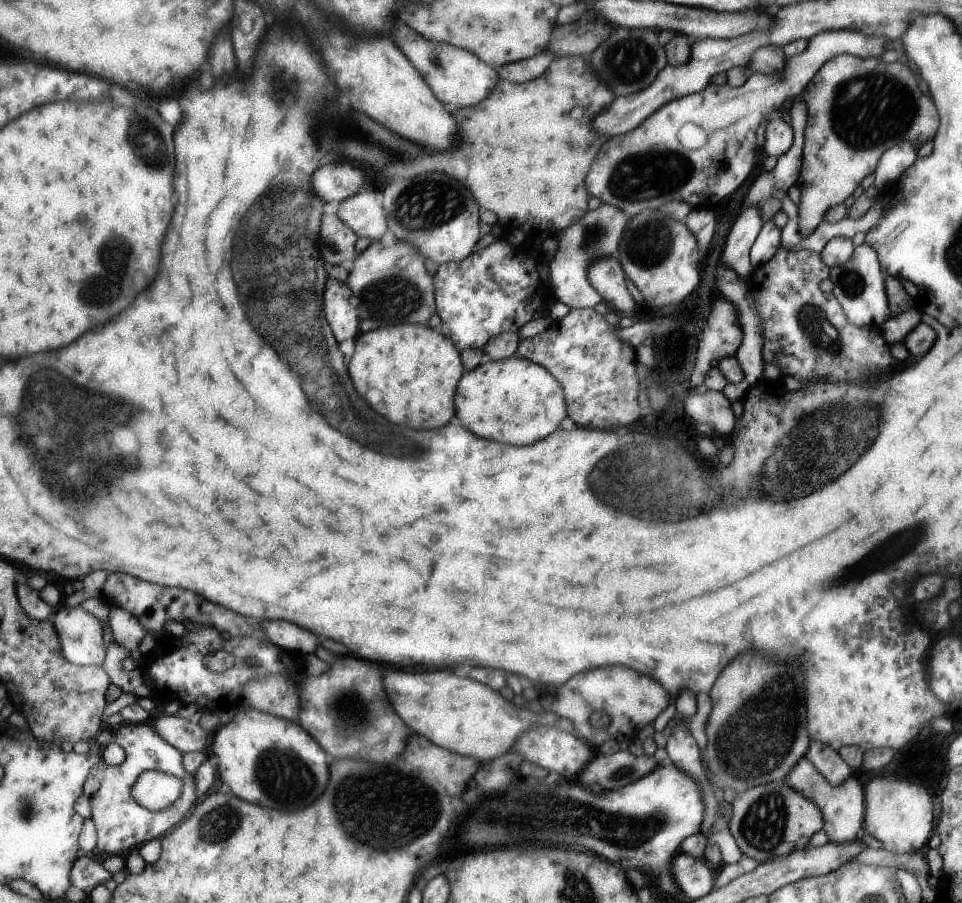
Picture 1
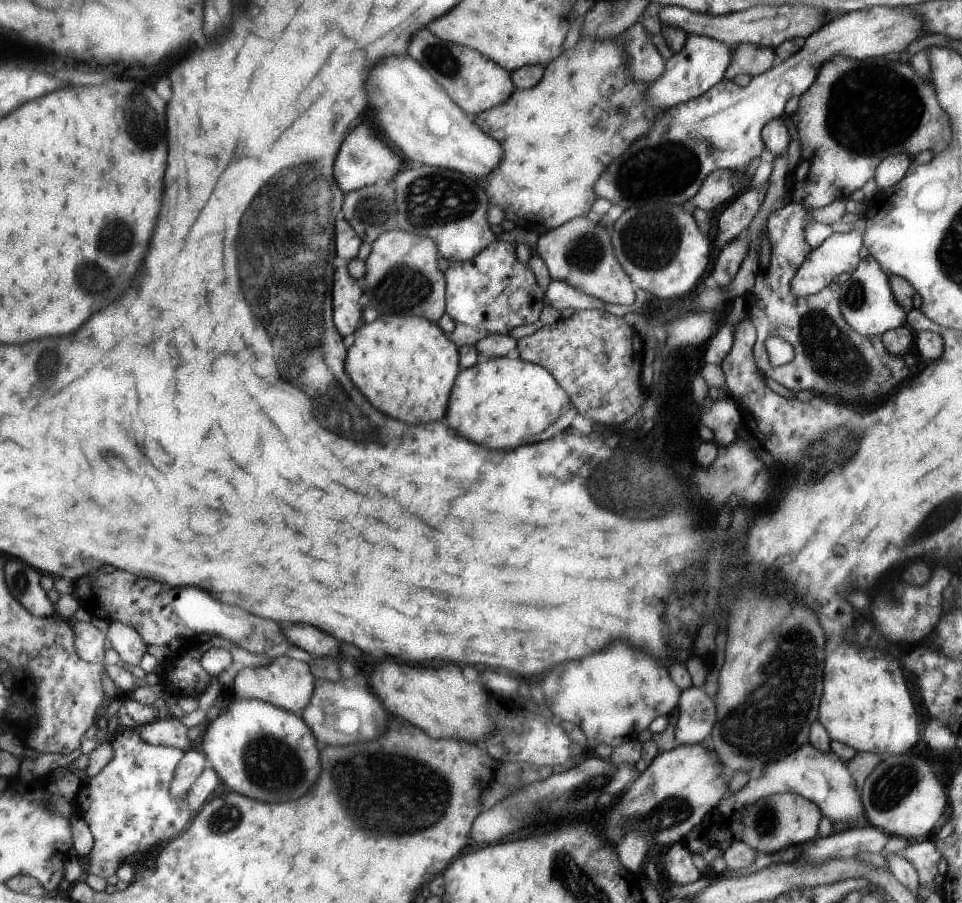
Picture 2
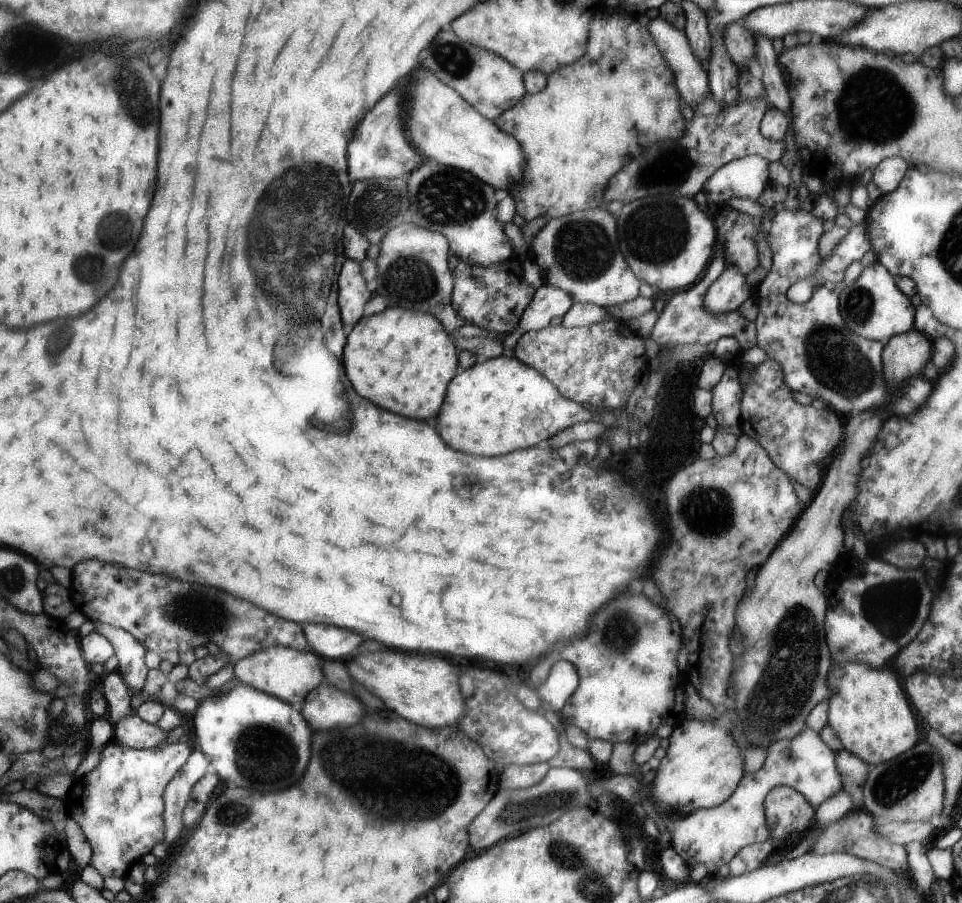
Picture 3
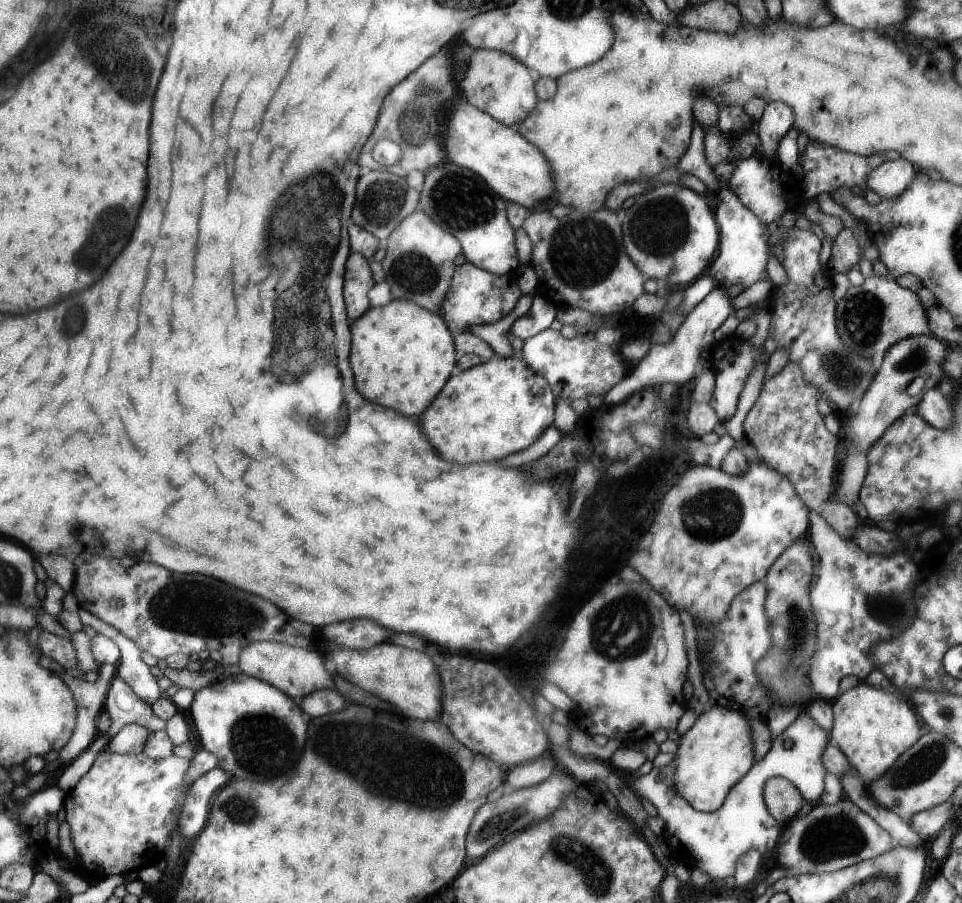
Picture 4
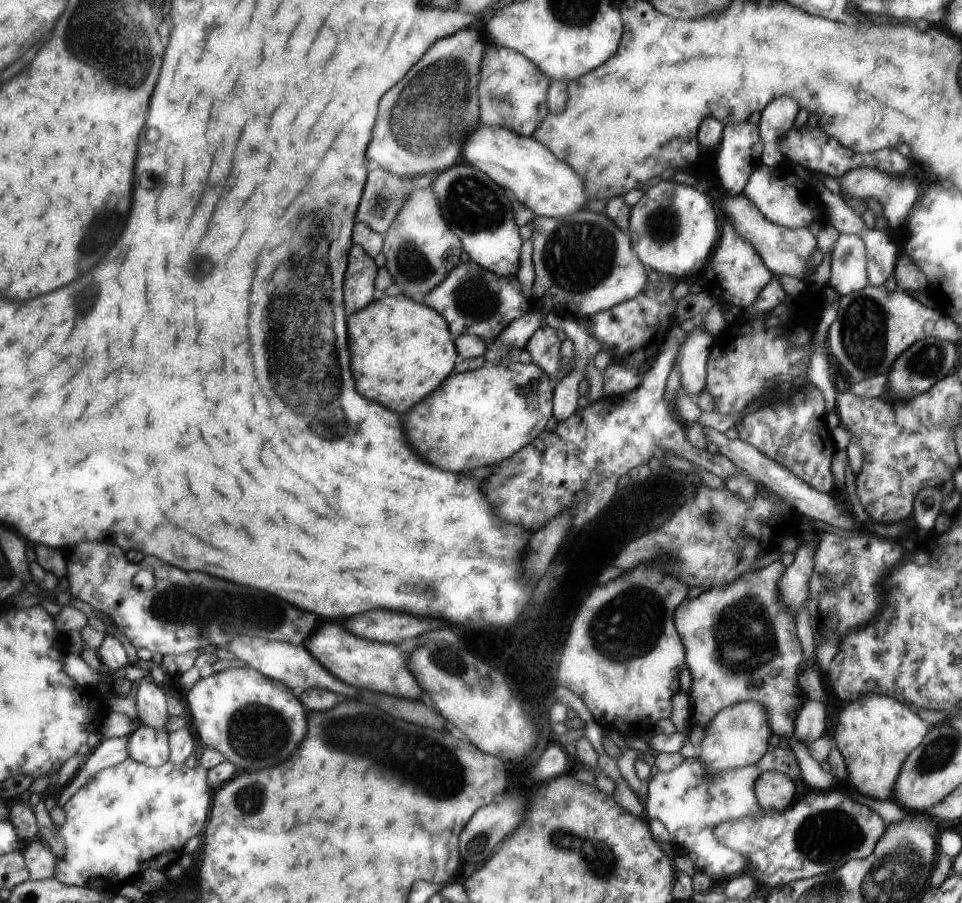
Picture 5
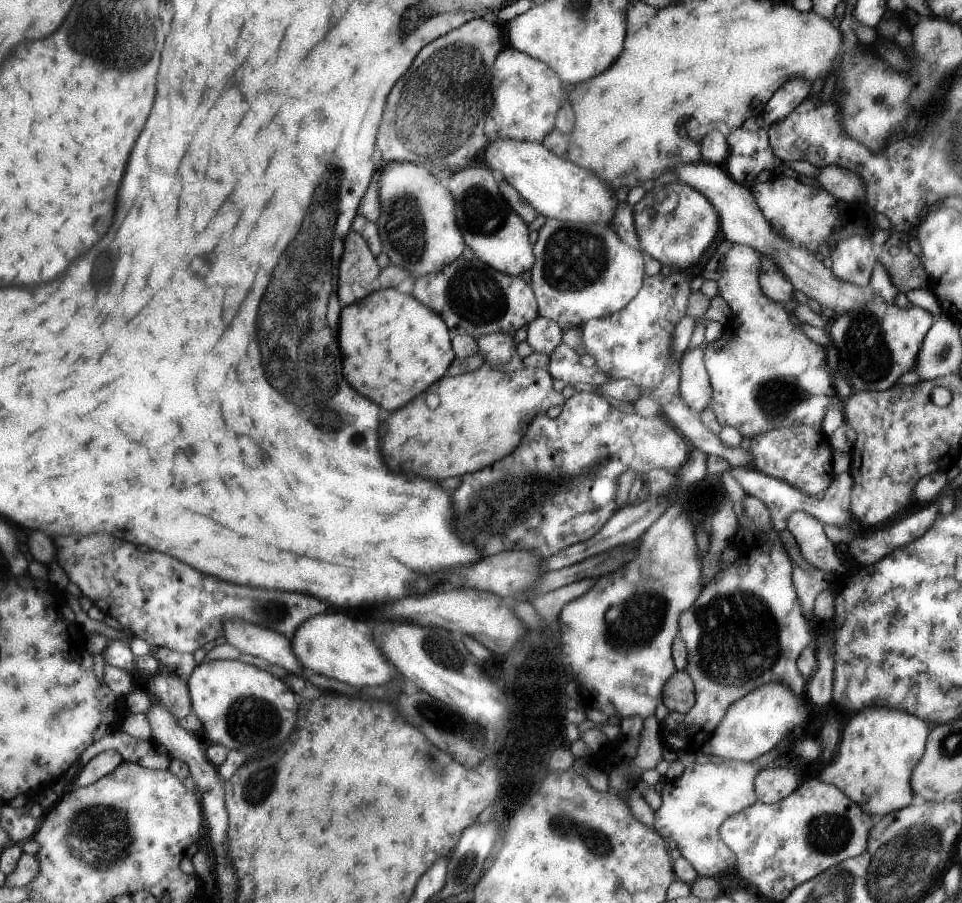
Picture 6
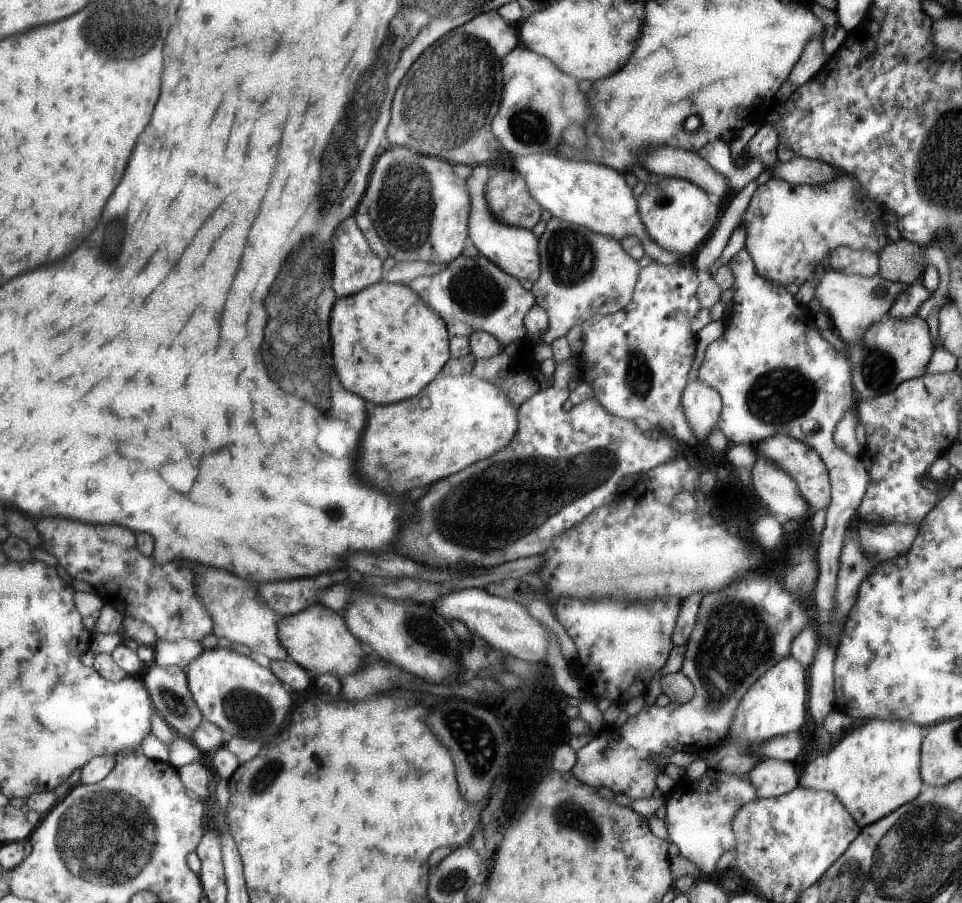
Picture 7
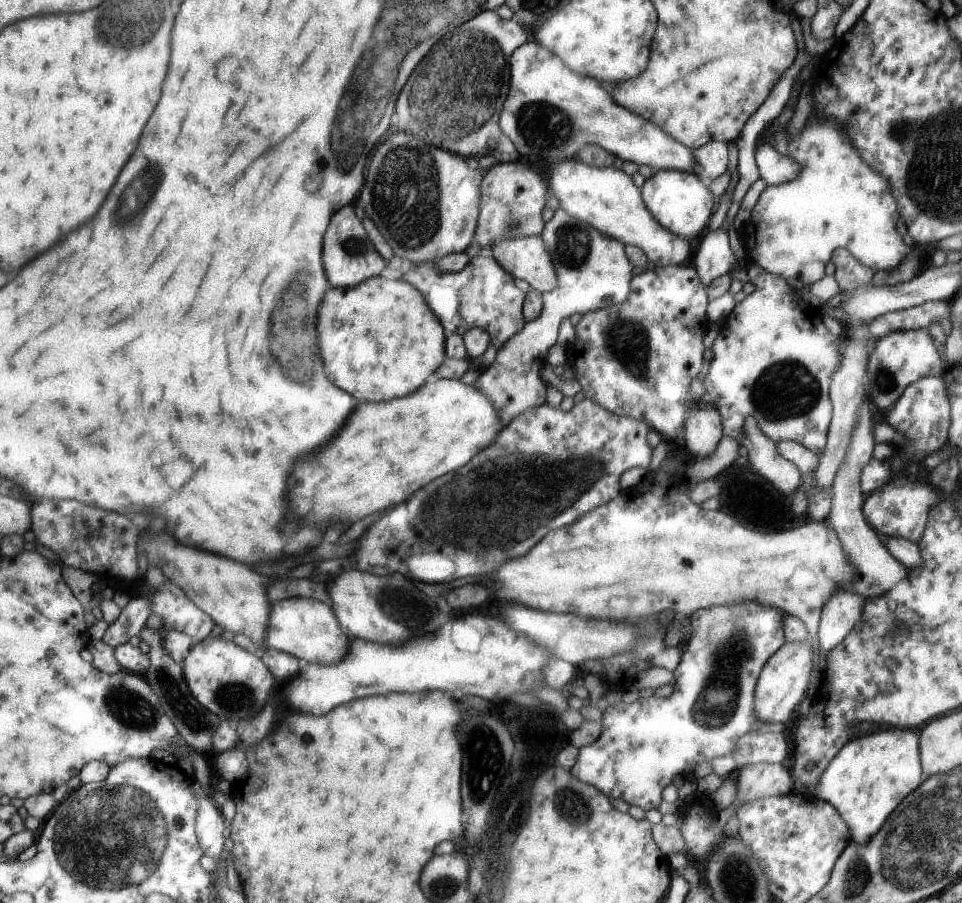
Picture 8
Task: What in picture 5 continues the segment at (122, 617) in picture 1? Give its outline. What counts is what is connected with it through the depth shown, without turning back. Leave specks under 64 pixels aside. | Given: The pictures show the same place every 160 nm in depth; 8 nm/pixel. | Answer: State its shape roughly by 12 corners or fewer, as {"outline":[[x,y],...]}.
{"outline":[[152,675],[137,680],[136,709],[144,725],[166,730],[167,694]]}

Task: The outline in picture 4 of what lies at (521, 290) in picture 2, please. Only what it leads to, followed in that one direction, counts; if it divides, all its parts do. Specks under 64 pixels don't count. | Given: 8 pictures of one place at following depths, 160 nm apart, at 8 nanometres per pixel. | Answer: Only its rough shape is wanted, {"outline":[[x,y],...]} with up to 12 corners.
{"outline":[[457,265],[440,306],[454,336],[499,321],[517,274]]}

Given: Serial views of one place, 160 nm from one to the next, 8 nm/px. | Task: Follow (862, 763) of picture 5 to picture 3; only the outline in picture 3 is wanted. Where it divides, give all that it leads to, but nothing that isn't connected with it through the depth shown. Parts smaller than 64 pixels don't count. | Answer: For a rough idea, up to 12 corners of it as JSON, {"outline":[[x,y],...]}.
{"outline":[[829,670],[828,723],[869,766],[917,742],[895,670]]}

